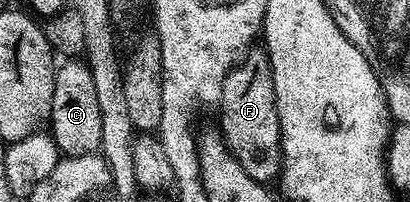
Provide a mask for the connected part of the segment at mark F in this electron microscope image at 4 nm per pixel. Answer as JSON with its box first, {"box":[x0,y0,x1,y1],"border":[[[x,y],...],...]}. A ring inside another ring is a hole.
{"box":[218,49,283,184],"border":[[[266,49],[248,50],[239,65],[231,70],[223,85],[223,100],[218,110],[218,129],[237,164],[257,182],[271,184],[274,178],[276,181],[283,169],[283,149],[279,143],[279,117],[275,107],[273,72]]]}

